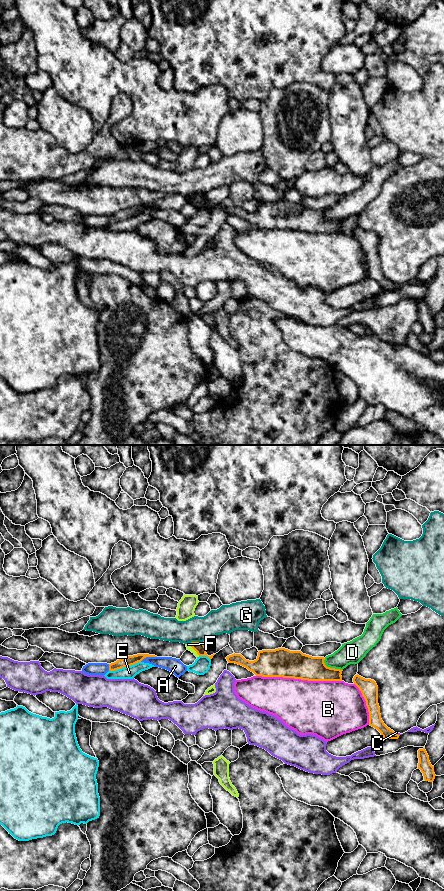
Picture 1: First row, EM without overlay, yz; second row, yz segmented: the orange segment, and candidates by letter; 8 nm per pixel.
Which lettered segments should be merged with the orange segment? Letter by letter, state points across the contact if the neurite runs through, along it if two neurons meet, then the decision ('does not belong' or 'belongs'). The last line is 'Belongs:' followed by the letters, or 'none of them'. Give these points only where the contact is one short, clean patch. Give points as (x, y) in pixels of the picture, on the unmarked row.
A: does not belong
B: does not belong
C: does not belong
D: does not belong
E: does not belong
F: along yz (189, 195), (199, 207) | does not belong
G: along yz (203, 192), (190, 195) | does not belong
Belongs: none of them

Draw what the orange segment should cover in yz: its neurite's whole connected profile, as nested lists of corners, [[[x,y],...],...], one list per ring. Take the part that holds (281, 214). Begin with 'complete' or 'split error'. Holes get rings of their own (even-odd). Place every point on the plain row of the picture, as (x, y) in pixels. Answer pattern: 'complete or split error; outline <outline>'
complete; outline [[[278,200],[259,203],[254,213],[246,212],[241,206],[235,205],[226,211],[229,215],[247,220],[256,228],[308,233],[342,233],[343,222],[327,219],[324,209],[312,209],[301,203]]]

